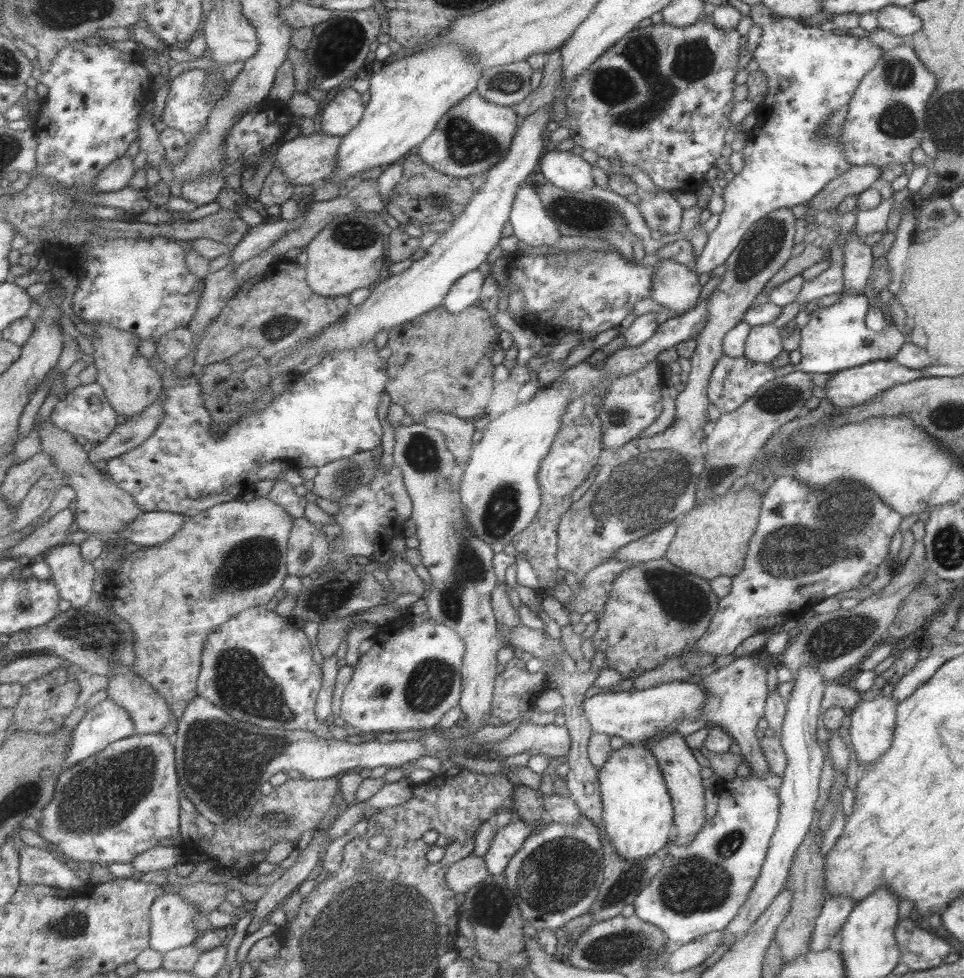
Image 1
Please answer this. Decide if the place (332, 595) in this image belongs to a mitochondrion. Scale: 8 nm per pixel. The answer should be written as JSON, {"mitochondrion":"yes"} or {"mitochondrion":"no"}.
{"mitochondrion":"yes"}

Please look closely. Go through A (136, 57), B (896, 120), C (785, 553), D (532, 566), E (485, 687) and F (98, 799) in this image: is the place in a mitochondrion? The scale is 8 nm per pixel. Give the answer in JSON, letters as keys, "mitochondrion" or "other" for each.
{"A":"other","B":"mitochondrion","C":"mitochondrion","D":"other","E":"other","F":"mitochondrion"}

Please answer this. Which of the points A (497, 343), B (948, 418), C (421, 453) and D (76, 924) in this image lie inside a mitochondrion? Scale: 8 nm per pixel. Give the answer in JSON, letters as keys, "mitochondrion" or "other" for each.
{"A":"other","B":"mitochondrion","C":"mitochondrion","D":"mitochondrion"}

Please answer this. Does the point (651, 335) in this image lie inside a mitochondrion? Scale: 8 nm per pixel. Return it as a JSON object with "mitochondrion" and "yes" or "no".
{"mitochondrion":"no"}

